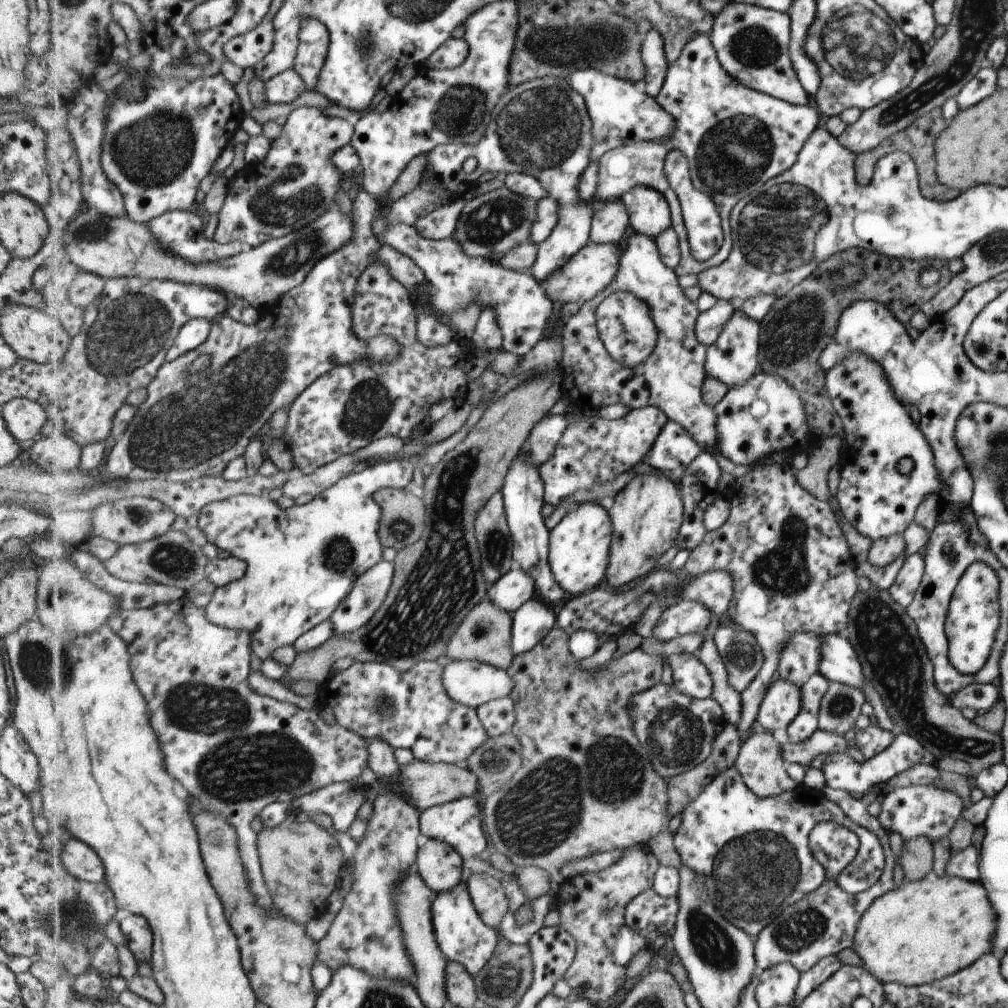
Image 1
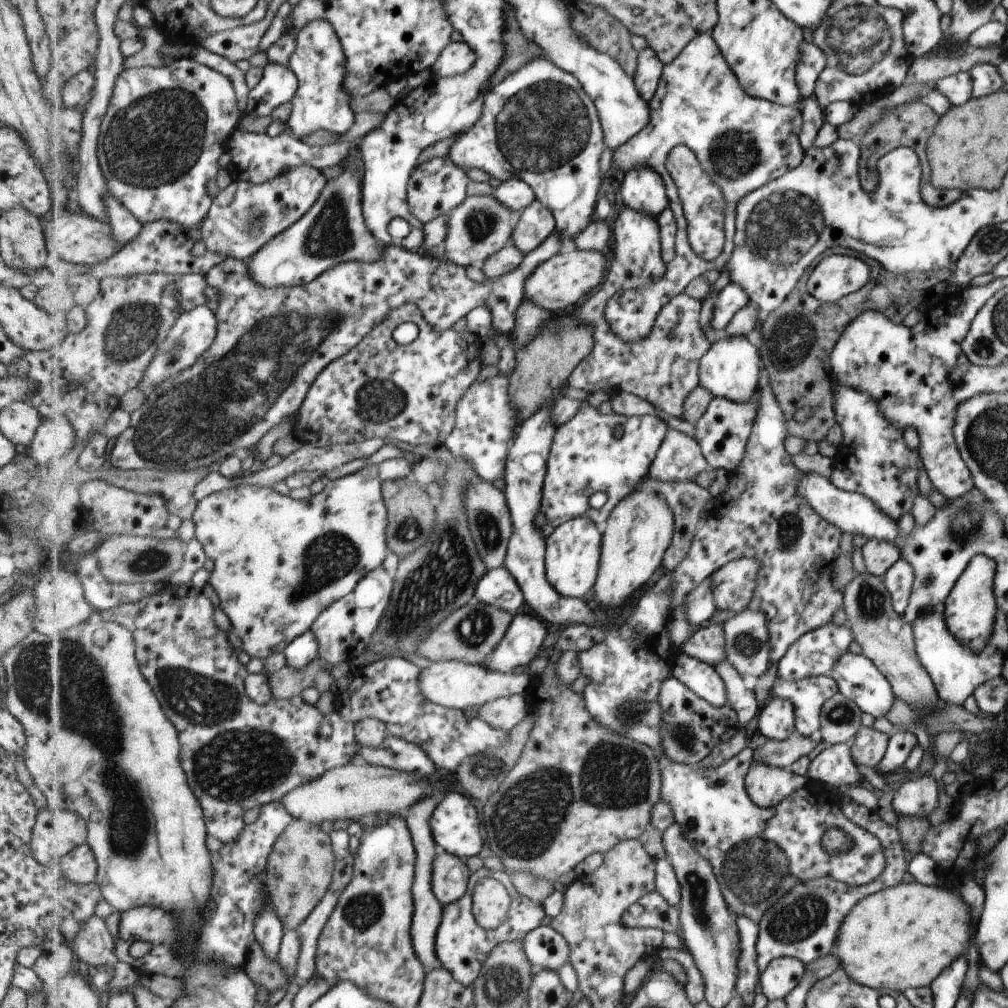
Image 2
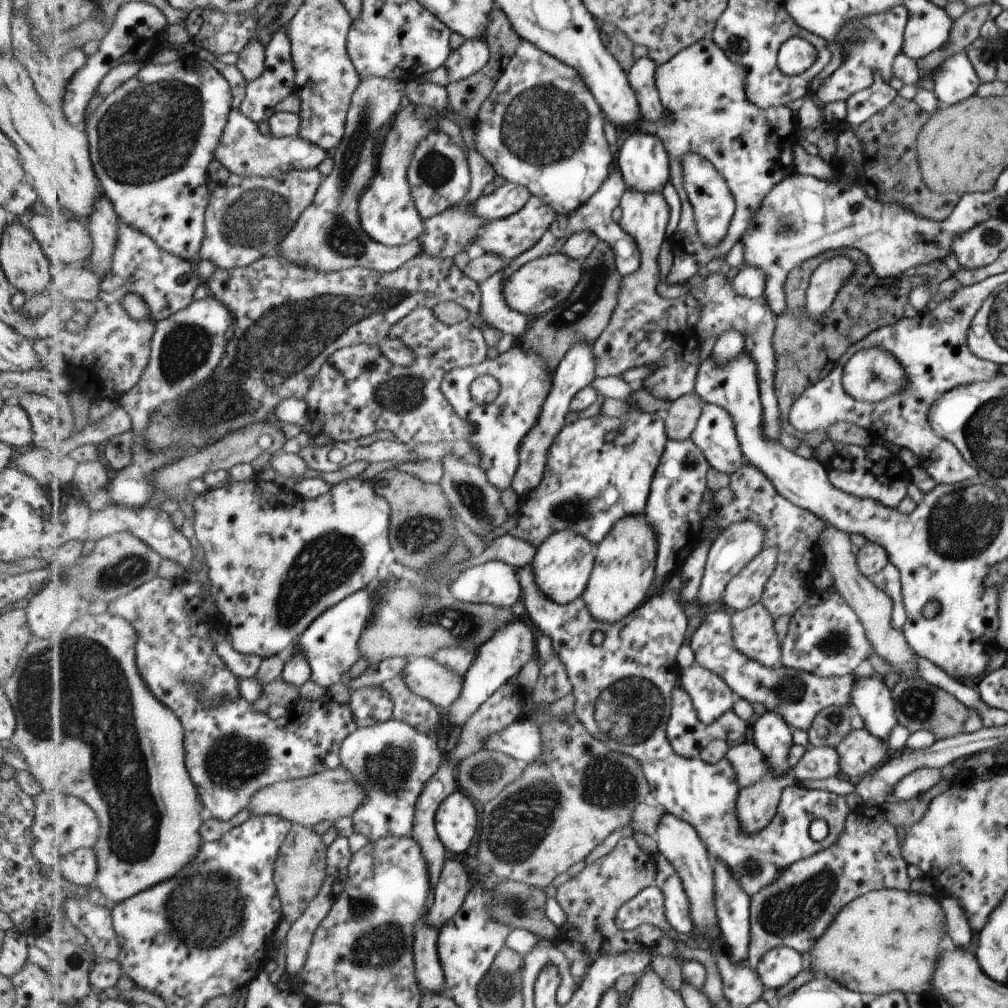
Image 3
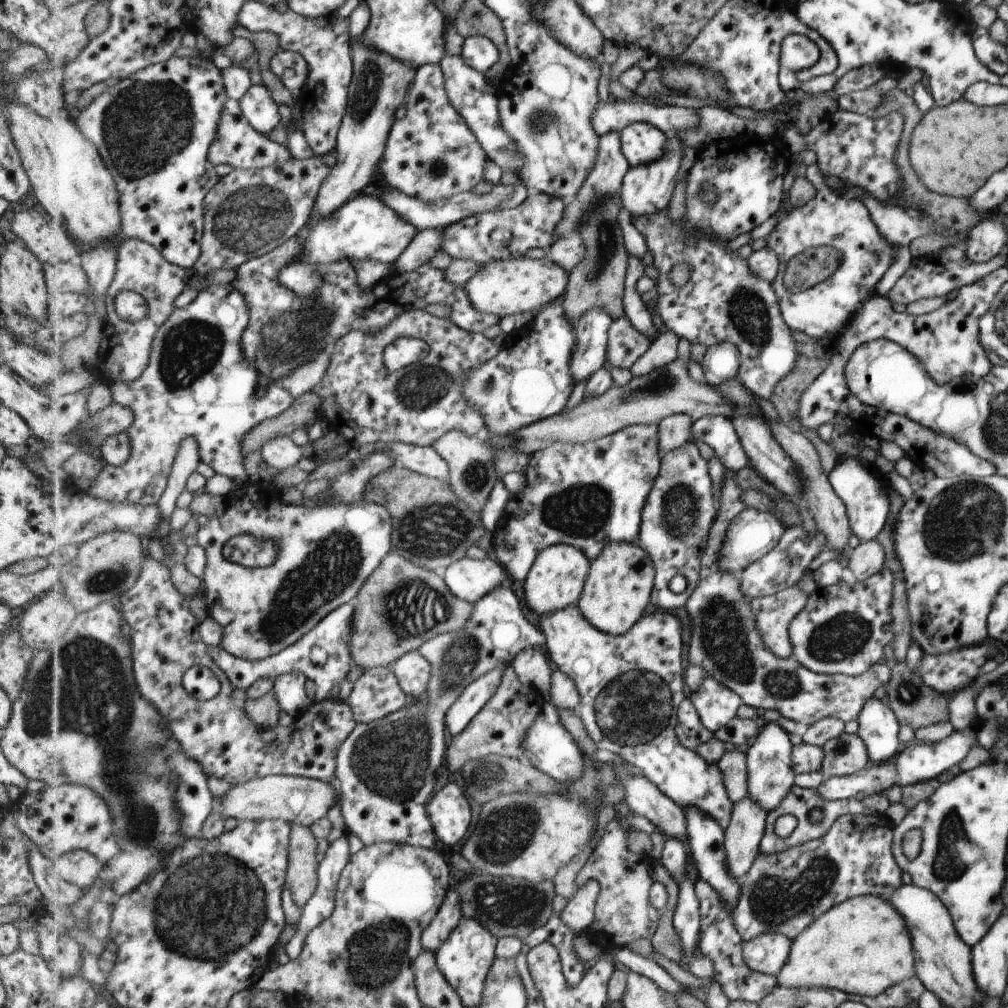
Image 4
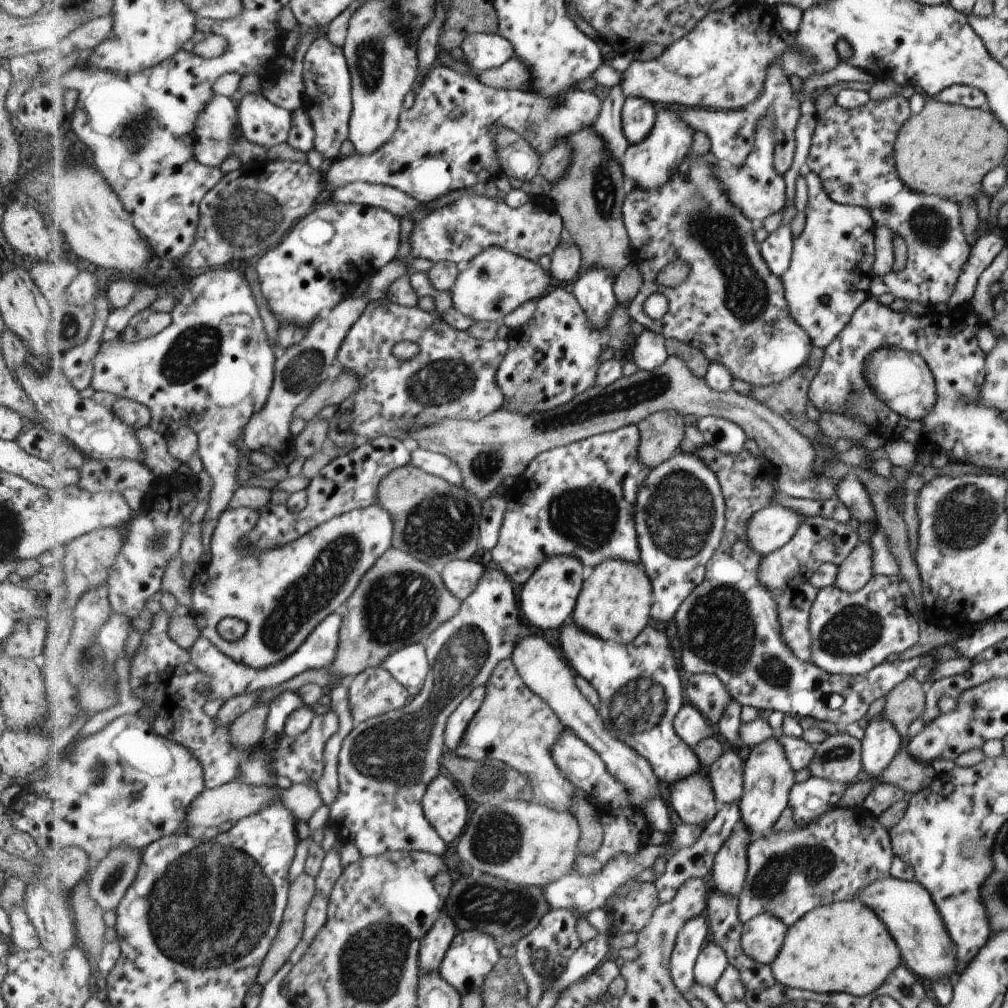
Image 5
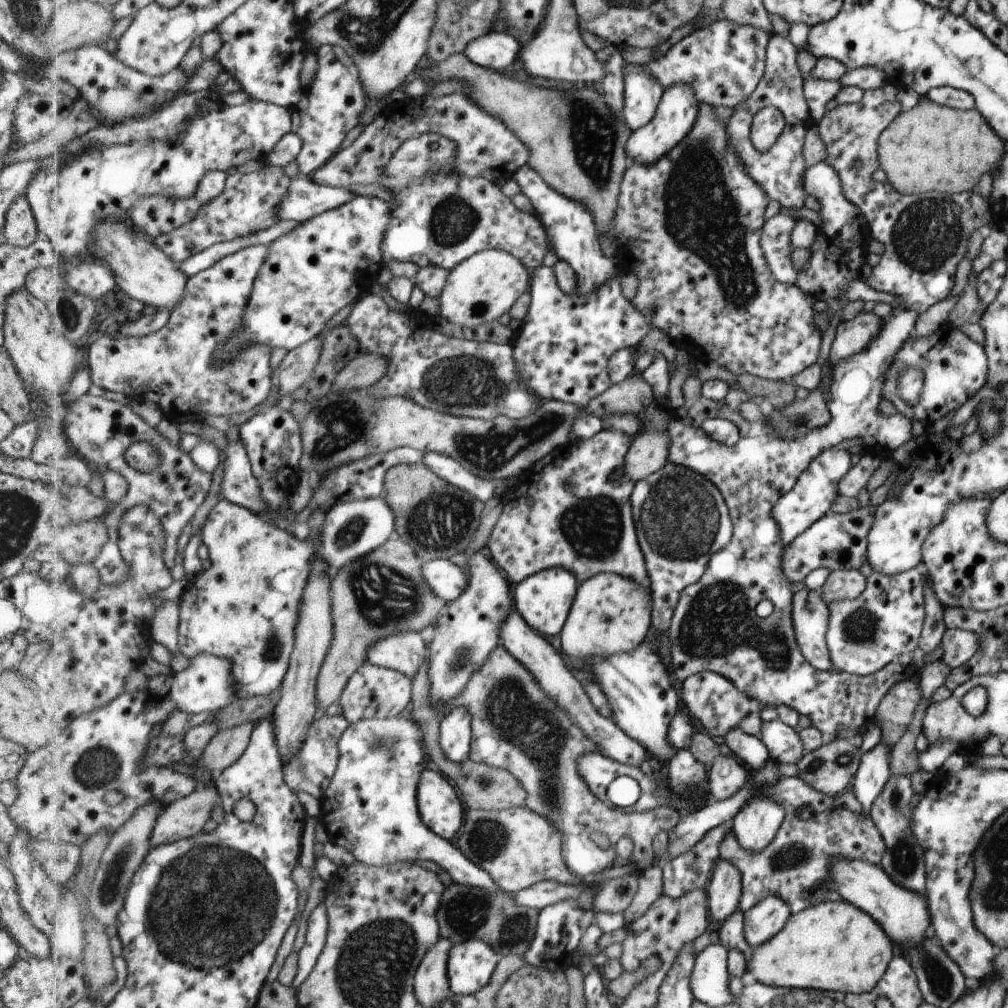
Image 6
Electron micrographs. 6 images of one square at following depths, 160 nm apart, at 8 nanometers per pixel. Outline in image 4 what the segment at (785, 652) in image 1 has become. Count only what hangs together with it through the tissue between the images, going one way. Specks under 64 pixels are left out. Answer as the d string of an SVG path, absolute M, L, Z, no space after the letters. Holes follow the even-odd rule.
M883 565L865 580L843 579L831 586L816 587L805 606L789 624L793 658L811 672L850 677L869 670L869 664L881 658L881 646L891 634L881 630L881 622L891 622L891 571Z

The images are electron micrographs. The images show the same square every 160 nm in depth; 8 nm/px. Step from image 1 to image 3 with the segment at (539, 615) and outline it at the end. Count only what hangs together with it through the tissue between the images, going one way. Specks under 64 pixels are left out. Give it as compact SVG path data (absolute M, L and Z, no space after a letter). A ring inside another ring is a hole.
M514 620L499 629L482 647L479 647L477 660L464 676L461 696L446 712L450 724L453 727L463 728L468 718L471 718L496 690L514 680L519 670L533 658L535 646L537 646L537 638L533 636L531 628L521 621Z

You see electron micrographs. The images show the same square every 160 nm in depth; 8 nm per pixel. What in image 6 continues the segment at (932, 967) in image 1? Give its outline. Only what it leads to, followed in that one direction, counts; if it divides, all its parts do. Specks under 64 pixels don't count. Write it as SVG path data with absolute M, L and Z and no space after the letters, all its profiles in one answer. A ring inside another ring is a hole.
M835 900L816 903L811 907L805 908L802 912L790 914L789 919L785 923L785 927L774 939L767 940L767 943L763 944L762 947L753 948L751 958L746 961L746 971L753 975L755 981L765 984L765 986L773 986L775 988L781 987L783 990L809 989L818 991L838 991L840 994L870 992L871 988L876 987L878 981L885 975L890 965L891 956L893 956L893 946L891 946L891 942L887 940L887 936L885 936L881 930L881 926L879 926L873 918L867 916L861 909L851 906L851 904L846 901Z

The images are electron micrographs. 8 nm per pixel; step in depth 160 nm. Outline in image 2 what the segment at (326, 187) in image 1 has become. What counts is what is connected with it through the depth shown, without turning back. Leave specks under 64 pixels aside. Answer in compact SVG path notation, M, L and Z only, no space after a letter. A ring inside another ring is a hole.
M317 19L300 31L295 52L290 56L290 67L298 76L299 88L292 98L293 109L287 124L297 136L307 136L317 130L345 134L355 124L355 114L349 106L351 95L346 90L346 52L342 40L330 21ZM311 165L294 166L263 184L233 179L212 203L210 214L198 229L208 251L227 253L249 262L271 239L302 219L318 202L328 179Z

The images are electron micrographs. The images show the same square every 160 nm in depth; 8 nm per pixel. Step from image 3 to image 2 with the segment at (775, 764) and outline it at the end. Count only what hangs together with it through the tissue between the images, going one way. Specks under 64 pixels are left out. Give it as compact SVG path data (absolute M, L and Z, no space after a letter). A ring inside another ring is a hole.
M770 696L757 714L757 730L765 738L783 740L795 730L793 709L789 701Z

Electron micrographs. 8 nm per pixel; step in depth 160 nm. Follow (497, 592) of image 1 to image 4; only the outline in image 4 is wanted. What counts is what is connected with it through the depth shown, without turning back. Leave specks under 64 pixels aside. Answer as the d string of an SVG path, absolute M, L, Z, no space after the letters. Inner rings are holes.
M464 558L449 566L445 572L447 586L455 596L476 603L488 593L511 581L506 568L496 559Z

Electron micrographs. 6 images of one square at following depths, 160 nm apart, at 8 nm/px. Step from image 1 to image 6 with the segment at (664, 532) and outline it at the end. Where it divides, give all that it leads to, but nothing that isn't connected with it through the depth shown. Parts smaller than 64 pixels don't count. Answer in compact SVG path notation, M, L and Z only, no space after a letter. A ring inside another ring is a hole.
M603 572L578 586L574 607L561 634L562 651L568 658L589 662L633 652L645 642L651 628L652 598L631 578Z

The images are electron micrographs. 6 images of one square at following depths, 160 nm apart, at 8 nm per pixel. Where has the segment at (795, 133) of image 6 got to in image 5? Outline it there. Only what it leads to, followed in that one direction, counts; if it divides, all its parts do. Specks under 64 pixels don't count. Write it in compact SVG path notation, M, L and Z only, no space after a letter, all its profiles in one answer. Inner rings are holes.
M775 64L766 72L766 84L762 94L747 103L745 107L734 111L684 108L679 114L687 124L695 130L702 131L710 139L712 158L719 166L740 167L754 142L757 122L761 120L771 122L774 169L779 174L783 174L791 166L791 158L795 150L793 130L799 118L799 101L799 96L792 94L788 78L783 74L782 68L779 64Z

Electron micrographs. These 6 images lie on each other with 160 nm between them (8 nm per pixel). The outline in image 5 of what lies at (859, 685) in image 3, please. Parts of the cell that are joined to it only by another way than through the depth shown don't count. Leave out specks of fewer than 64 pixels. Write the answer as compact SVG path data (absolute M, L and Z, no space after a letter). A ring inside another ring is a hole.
M884 716L869 720L860 739L861 777L881 775L899 752L899 746L901 738L889 720Z

